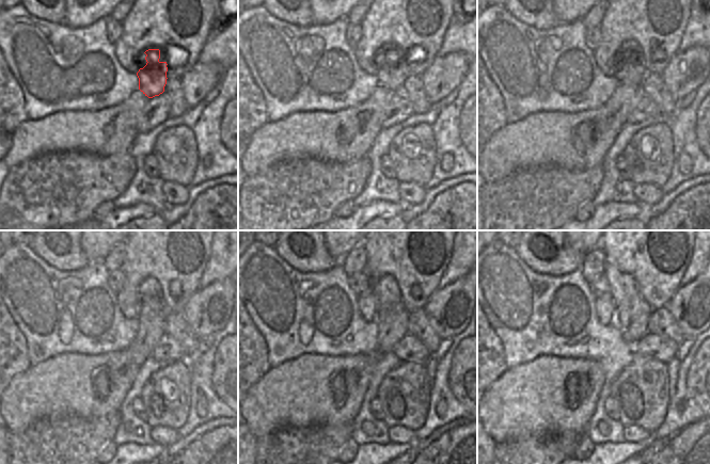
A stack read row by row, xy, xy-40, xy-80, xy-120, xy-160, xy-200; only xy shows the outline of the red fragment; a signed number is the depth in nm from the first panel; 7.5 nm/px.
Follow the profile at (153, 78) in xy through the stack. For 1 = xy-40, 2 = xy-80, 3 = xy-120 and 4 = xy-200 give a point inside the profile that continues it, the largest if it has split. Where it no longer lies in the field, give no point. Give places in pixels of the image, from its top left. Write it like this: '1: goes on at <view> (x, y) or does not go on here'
1: goes on at xy-40 (392, 76)
2: goes on at xy-80 (631, 73)
3: goes on at xy-120 (151, 302)
4: goes on at xy-200 (622, 285)

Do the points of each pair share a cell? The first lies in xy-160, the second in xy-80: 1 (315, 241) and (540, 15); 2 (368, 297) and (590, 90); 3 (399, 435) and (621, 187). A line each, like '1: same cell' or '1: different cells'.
1: same cell
2: different cells
3: different cells

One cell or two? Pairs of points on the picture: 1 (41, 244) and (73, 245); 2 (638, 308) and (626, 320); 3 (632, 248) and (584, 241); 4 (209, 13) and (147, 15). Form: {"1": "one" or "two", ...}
{"1": "one", "2": "one", "3": "two", "4": "one"}

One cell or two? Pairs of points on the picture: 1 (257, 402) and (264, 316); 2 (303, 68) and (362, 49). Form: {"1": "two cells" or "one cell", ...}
{"1": "two cells", "2": "two cells"}

